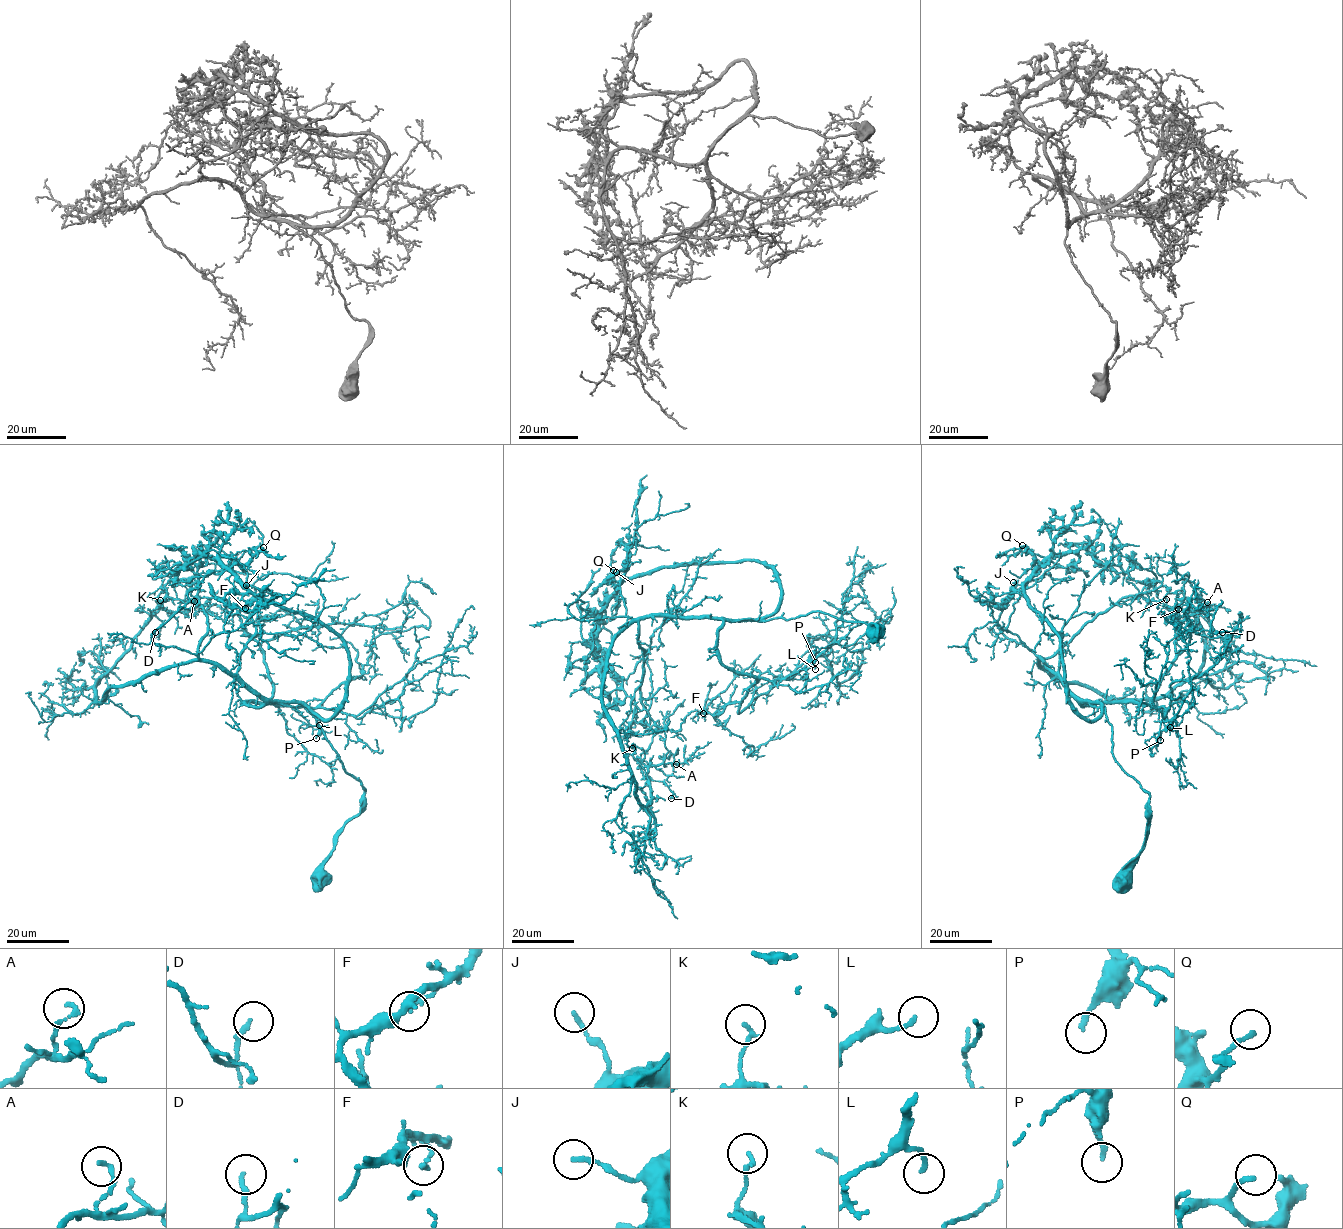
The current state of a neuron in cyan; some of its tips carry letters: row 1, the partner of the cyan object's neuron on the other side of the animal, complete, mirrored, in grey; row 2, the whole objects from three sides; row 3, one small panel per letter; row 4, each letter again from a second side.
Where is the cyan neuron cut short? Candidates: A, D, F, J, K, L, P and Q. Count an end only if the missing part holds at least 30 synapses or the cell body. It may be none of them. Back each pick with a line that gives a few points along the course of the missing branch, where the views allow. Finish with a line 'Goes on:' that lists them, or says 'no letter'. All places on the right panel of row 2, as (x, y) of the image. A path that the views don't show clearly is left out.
Goes on: no letter

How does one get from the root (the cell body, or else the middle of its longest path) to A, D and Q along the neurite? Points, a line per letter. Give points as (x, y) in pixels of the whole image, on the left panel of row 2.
A: (321, 879), (364, 791), (302, 705), (260, 700), (201, 661), (92, 702), (151, 616), (194, 601)
D: (321, 879), (364, 791), (302, 705), (260, 700), (201, 661), (92, 702), (153, 614), (155, 632)
Q: (321, 879), (362, 785), (302, 705), (260, 700), (197, 654), (246, 592), (230, 568), (263, 547)

